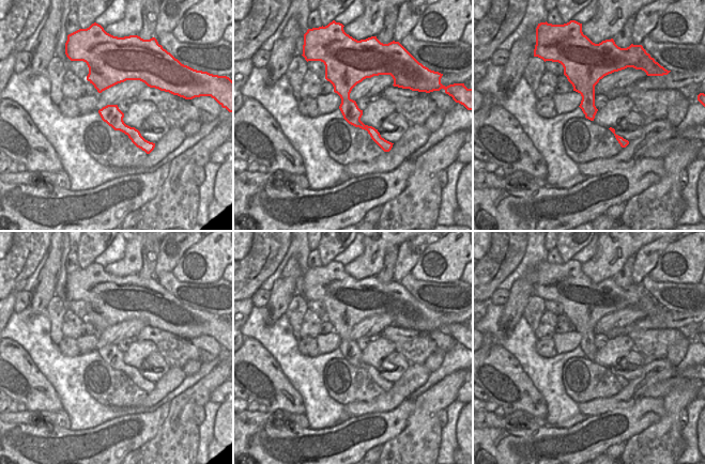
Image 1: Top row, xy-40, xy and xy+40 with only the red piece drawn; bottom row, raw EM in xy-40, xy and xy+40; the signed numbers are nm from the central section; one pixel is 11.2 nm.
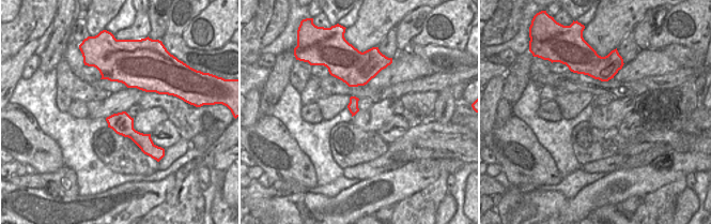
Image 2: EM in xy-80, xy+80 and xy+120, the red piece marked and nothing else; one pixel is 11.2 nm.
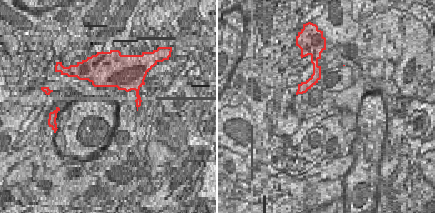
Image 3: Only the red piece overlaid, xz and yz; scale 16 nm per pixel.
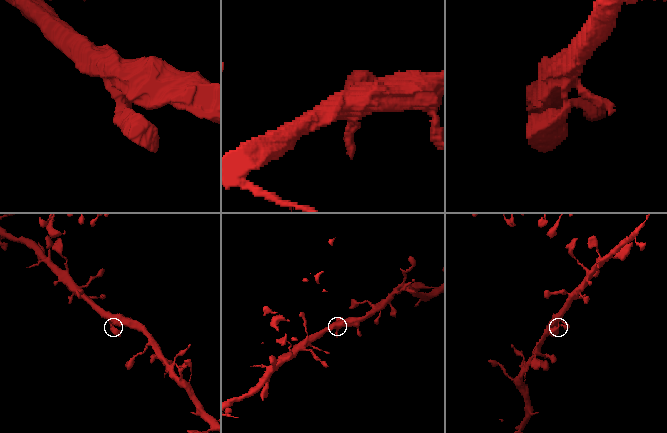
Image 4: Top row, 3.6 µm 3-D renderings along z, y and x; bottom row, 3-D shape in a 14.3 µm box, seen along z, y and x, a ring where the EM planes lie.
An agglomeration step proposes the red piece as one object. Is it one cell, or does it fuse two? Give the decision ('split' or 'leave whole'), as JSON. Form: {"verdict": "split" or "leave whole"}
{"verdict": "leave whole"}

